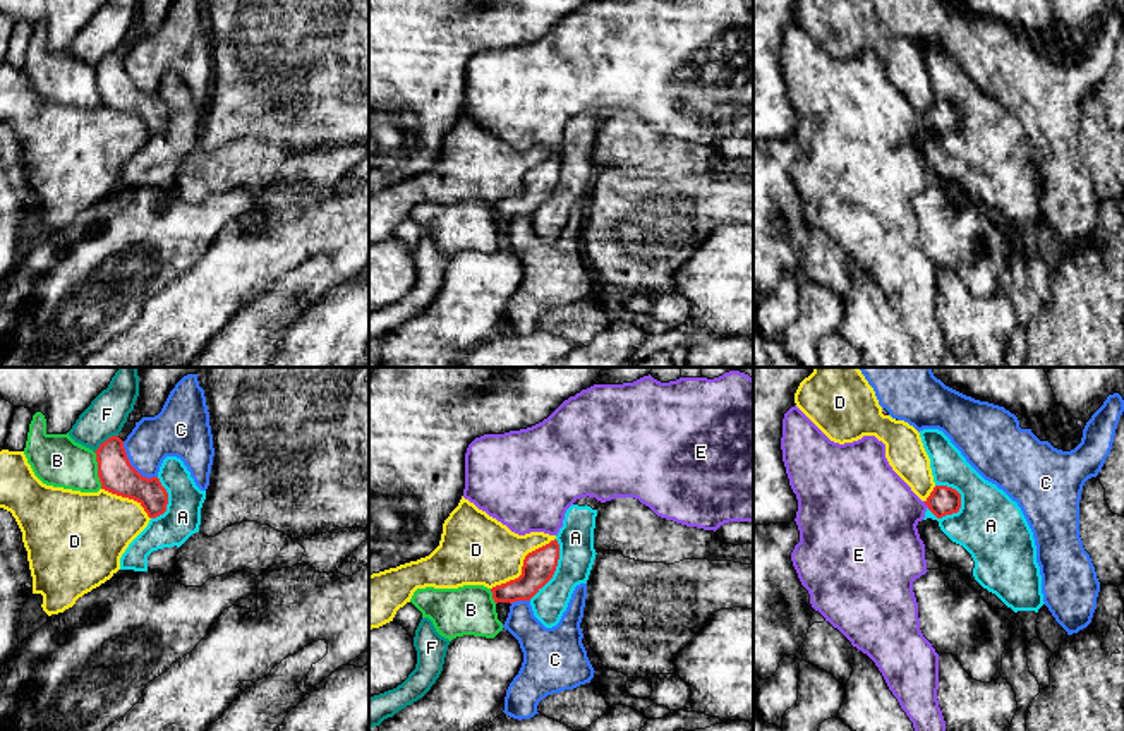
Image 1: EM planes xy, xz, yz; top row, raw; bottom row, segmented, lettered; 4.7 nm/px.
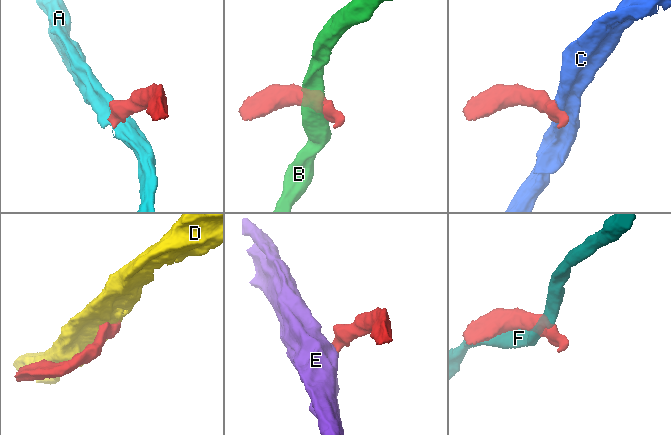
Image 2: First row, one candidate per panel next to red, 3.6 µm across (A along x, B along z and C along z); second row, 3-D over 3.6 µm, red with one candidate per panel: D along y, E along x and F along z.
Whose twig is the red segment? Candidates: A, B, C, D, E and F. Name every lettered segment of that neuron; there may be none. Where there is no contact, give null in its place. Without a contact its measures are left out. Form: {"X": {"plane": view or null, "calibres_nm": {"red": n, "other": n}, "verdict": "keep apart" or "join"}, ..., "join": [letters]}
{"A": {"plane": "yz", "calibres_nm": {"red": 140, "other": 320}, "verdict": "keep apart"}, "B": {"plane": "xy", "calibres_nm": {"red": 170, "other": 240}, "verdict": "keep apart"}, "C": {"plane": "xy", "calibres_nm": {"red": 170, "other": 220}, "verdict": "keep apart"}, "D": {"plane": "xz", "calibres_nm": {"red": 150, "other": 340}, "verdict": "keep apart"}, "E": {"plane": "yz", "calibres_nm": {"red": 140, "other": 400}, "verdict": "join"}, "F": {"plane": "xy", "calibres_nm": {"red": 170, "other": 190}, "verdict": "keep apart"}, "join": ["E"]}

